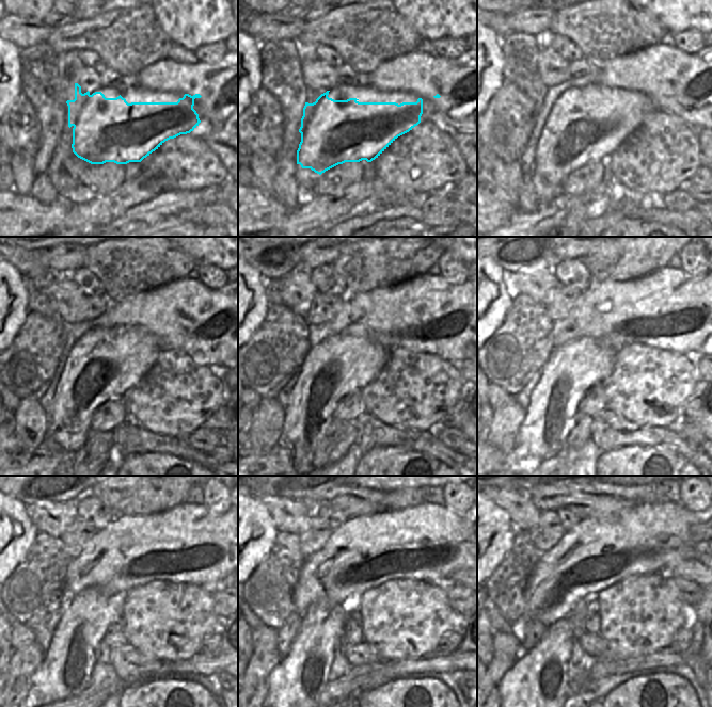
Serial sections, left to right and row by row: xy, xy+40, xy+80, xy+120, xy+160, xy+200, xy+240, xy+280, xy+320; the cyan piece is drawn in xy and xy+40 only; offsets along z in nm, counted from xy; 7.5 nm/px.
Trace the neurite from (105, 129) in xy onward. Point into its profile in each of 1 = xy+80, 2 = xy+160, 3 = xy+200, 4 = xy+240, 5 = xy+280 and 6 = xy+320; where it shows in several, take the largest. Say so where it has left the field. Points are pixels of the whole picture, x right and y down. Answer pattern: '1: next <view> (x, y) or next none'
1: next xy+80 (573, 132)
2: next xy+160 (338, 366)
3: next xy+200 (574, 367)
4: next xy+240 (65, 671)
5: next xy+280 (295, 685)
6: next xy+320 (533, 692)

